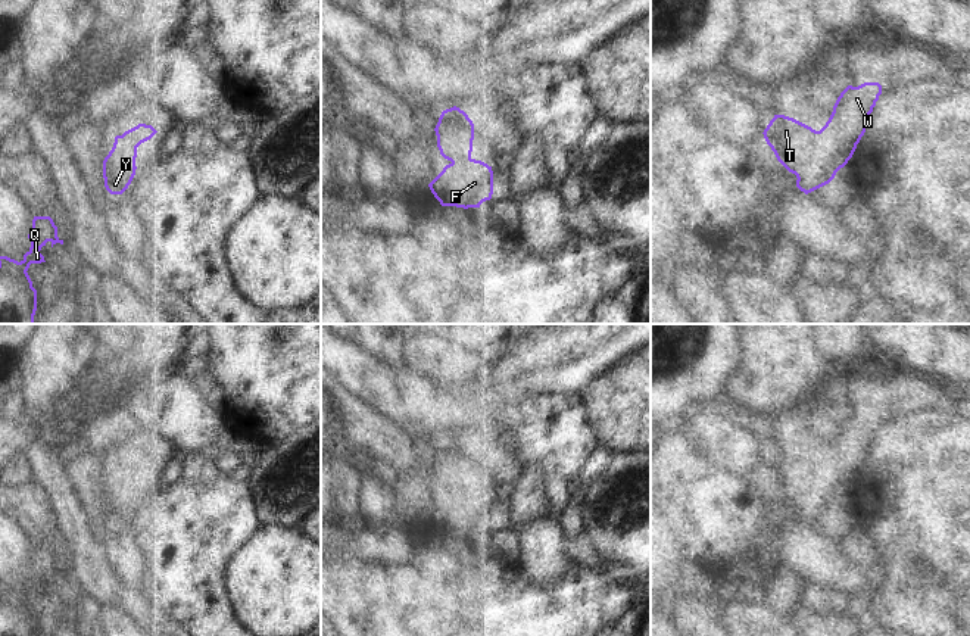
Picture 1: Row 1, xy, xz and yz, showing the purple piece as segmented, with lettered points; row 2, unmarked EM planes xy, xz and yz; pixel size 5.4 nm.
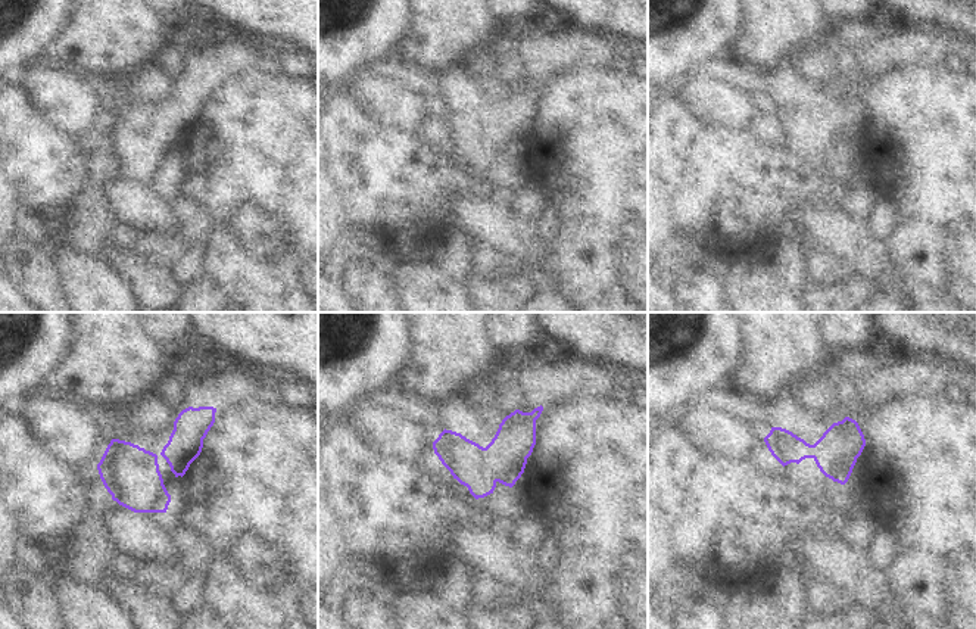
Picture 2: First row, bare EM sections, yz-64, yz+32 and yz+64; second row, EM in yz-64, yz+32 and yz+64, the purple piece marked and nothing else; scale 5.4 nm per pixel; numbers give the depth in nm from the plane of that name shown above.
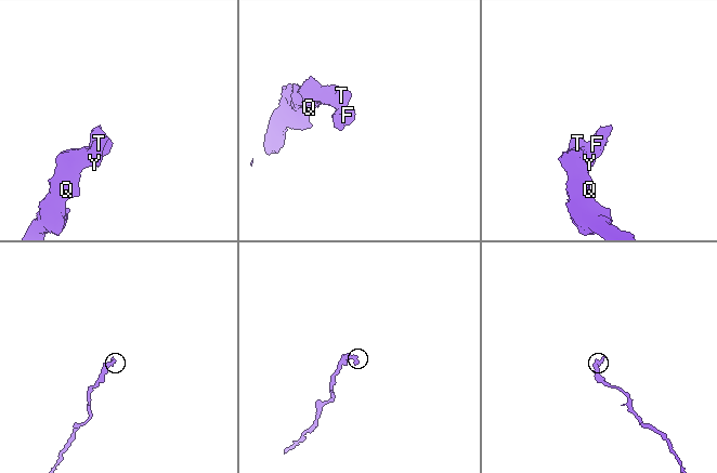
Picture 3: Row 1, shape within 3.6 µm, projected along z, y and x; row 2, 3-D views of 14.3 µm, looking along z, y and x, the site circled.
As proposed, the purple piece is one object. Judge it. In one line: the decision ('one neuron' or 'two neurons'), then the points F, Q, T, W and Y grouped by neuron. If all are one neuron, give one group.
one neuron; groups F Q T W Y

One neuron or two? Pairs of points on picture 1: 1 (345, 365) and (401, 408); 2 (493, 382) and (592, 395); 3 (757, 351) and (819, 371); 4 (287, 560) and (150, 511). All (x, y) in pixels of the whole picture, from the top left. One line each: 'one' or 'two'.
1: one
2: two
3: one
4: two

